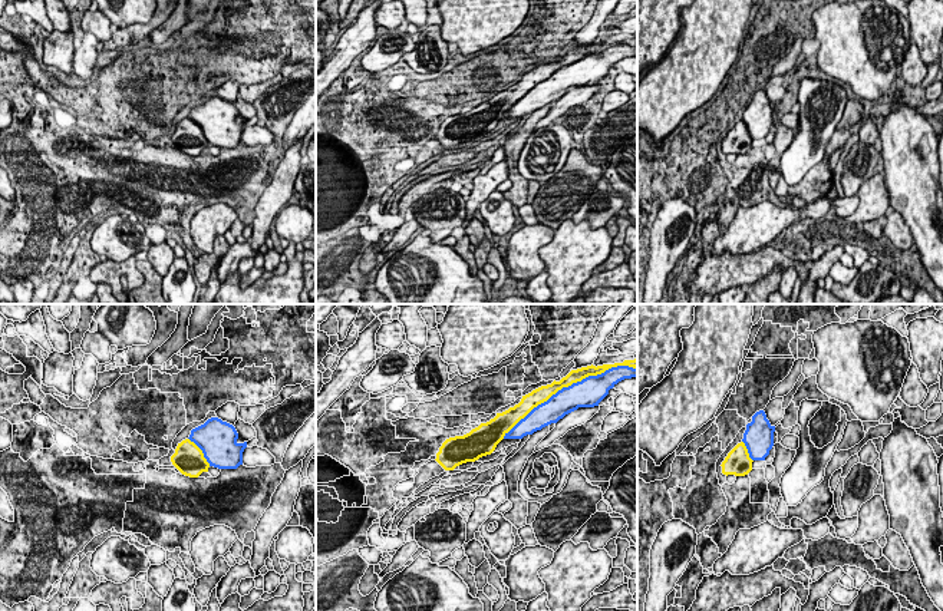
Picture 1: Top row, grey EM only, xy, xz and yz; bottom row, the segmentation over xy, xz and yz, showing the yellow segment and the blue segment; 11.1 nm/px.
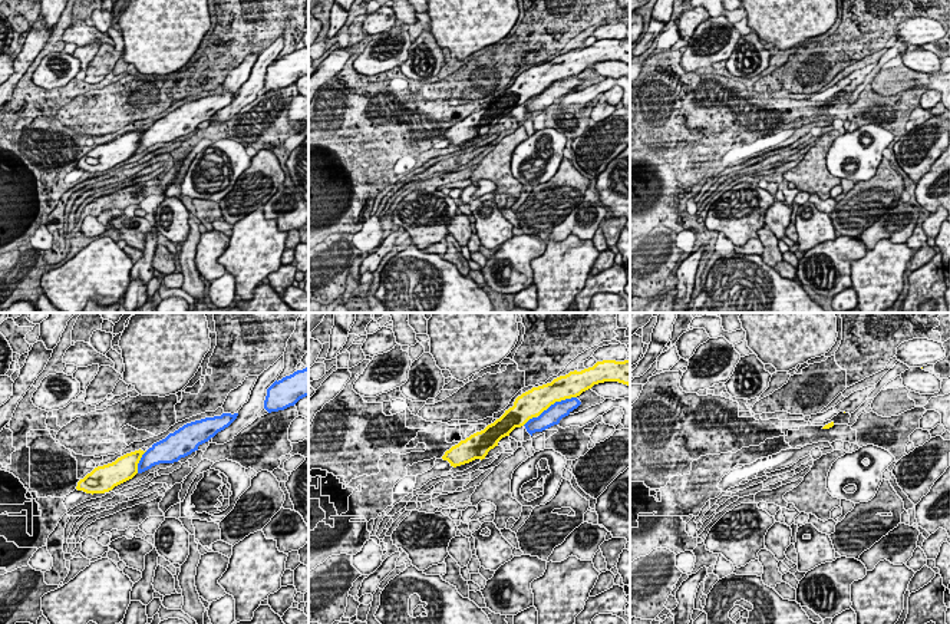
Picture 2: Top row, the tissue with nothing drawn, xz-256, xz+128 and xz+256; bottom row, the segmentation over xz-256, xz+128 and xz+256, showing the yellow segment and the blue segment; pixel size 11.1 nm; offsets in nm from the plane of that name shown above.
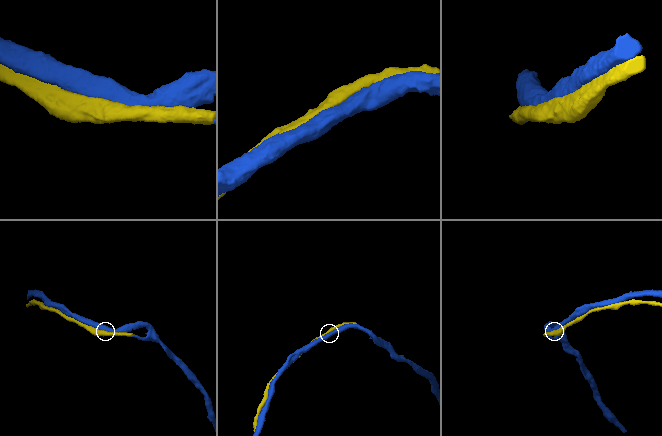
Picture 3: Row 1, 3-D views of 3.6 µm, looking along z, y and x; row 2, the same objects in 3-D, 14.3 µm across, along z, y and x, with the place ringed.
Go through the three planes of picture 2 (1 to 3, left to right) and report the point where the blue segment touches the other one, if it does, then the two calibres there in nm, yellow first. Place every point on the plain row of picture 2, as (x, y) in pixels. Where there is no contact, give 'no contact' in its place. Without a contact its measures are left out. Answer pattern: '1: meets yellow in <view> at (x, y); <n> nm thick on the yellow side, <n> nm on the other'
1: meets yellow in xz-256 at (138, 141); 280 nm thick on the yellow side, 220 nm on the other
2: meets yellow in xz+128 at (557, 79); 280 nm thick on the yellow side, 200 nm on the other
3: no contact

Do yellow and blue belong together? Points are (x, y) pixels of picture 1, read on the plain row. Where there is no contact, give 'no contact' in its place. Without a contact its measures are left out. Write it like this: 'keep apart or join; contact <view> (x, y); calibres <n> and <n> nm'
join; contact xz (569, 63); calibres 140 and 320 nm

